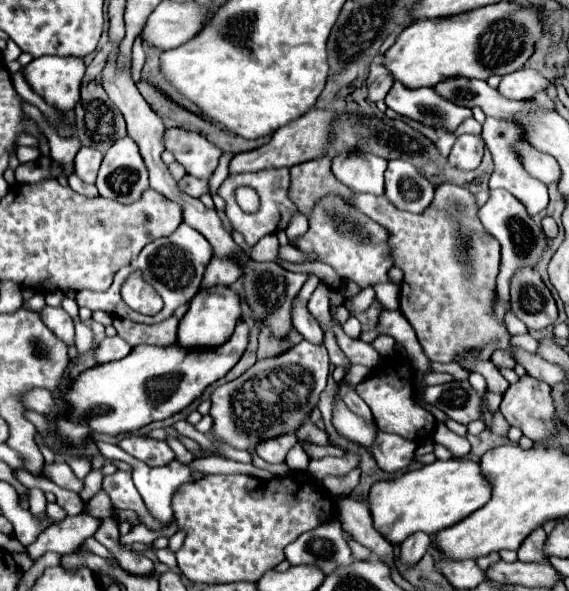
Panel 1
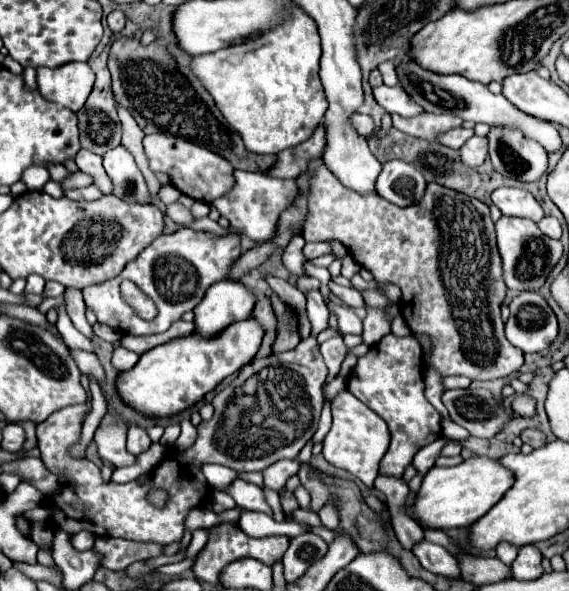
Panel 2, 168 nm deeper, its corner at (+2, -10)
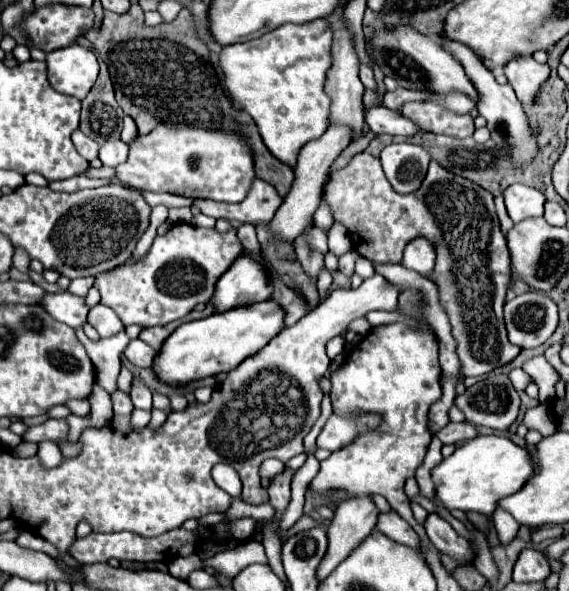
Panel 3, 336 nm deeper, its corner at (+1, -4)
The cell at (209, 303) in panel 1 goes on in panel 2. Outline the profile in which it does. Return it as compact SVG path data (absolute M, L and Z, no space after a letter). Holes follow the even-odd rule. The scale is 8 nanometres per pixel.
M222 280L214 284L202 302L194 308L196 332L202 336L214 336L232 322L252 316L256 294L242 282Z

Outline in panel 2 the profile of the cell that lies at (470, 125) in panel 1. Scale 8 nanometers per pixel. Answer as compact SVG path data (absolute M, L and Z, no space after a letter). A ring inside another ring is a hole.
M452 128L450 132L444 132L442 136L438 136L438 142L442 146L448 146L448 148L462 148L462 144L474 136L474 130L466 130L466 128Z

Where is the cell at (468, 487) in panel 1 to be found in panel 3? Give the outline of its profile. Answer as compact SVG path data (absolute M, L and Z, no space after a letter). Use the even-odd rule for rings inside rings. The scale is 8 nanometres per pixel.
M477 436L459 446L449 458L443 458L431 472L439 502L447 510L479 512L491 516L497 500L517 492L533 474L527 452L503 436Z

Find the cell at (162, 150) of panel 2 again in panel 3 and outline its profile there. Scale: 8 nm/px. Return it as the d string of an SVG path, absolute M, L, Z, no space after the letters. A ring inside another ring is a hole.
M155 126L149 134L139 136L131 148L127 164L119 164L115 168L115 178L131 188L143 188L153 192L171 192L181 194L187 198L211 198L221 202L239 202L245 198L251 180L255 178L253 172L253 156L251 150L247 150L247 144L239 134L227 134L223 130L195 130L195 128L167 128L167 126Z

